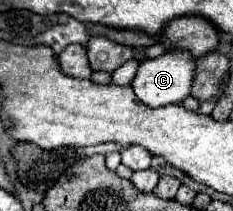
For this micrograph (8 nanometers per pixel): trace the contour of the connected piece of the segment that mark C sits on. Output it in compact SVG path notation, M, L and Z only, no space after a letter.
M168 52L152 60L142 60L138 72L132 80L132 88L138 100L150 108L160 108L166 104L180 104L190 94L190 84L194 78L194 58L186 52Z

